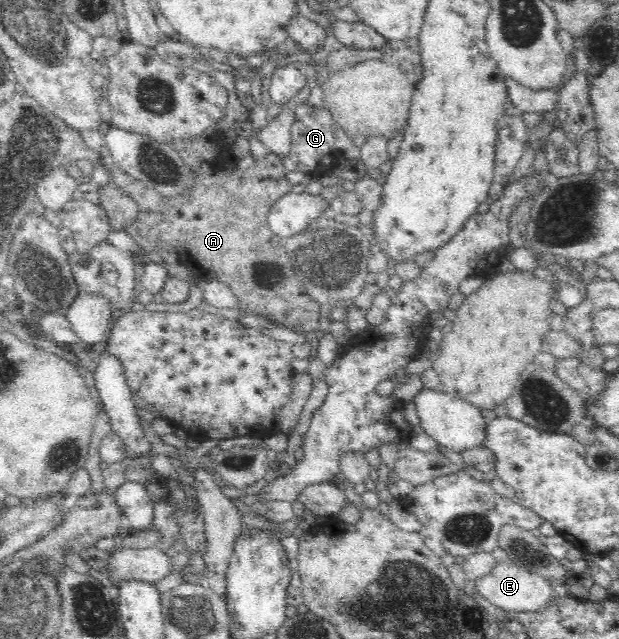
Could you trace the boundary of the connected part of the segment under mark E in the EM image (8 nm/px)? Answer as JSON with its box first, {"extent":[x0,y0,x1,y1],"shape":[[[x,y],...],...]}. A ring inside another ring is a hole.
{"extent":[476,560,555,612],"shape":[[[510,560],[497,562],[493,571],[476,581],[478,594],[488,603],[505,609],[508,612],[535,612],[547,605],[555,597],[554,584],[537,573],[519,566]]]}

